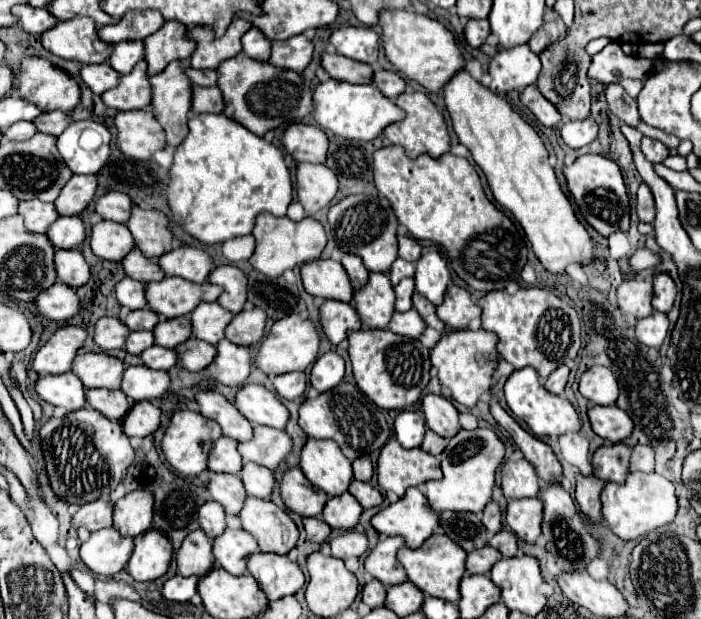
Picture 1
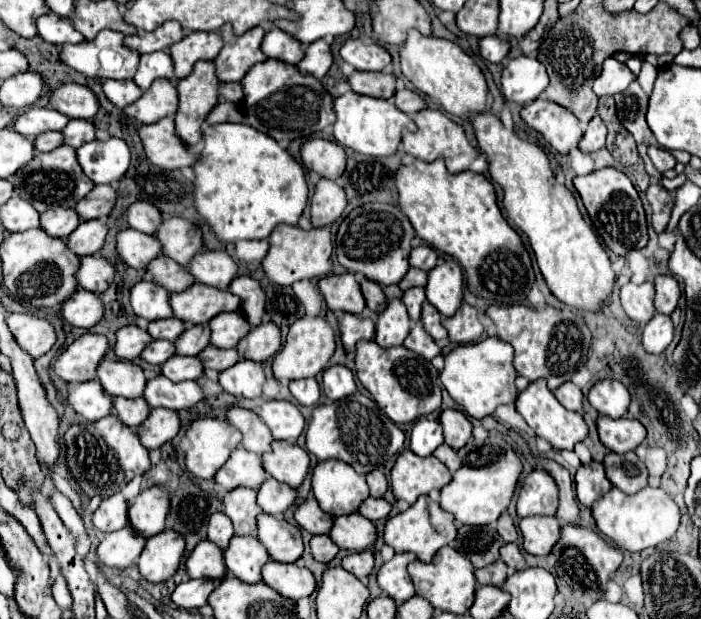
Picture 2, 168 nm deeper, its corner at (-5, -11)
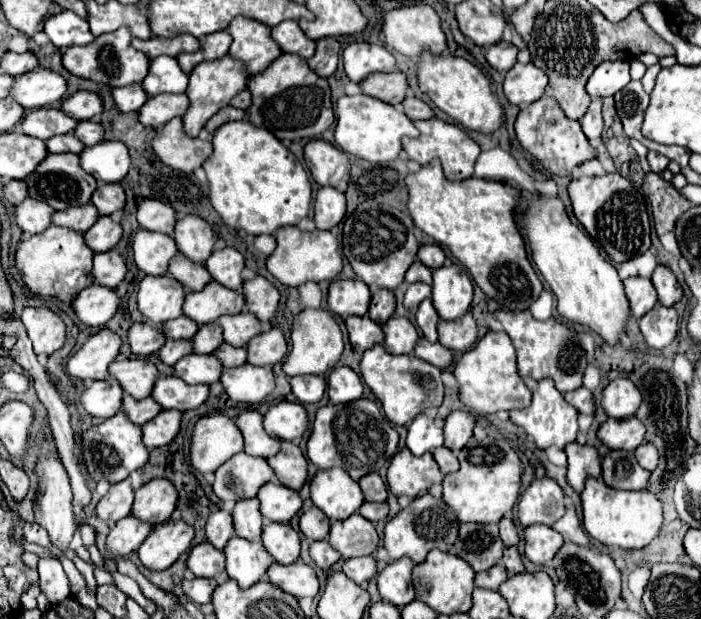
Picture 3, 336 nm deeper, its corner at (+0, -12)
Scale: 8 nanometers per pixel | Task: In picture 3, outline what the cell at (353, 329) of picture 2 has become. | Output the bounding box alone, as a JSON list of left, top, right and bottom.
[345,316,383,352]

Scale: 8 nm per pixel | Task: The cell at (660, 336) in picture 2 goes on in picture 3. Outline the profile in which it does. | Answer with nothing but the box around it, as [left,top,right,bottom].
[639,304,677,350]

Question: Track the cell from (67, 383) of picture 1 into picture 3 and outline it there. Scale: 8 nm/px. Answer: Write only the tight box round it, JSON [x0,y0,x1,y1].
[81,378,123,420]

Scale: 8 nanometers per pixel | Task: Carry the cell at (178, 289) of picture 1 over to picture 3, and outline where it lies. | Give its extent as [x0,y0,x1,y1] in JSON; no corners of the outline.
[183,280,245,326]

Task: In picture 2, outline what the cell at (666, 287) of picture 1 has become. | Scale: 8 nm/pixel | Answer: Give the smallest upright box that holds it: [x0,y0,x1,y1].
[656,275,680,315]

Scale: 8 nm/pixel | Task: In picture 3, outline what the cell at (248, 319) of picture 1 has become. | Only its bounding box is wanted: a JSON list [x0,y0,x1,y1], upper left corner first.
[247,328,287,366]

